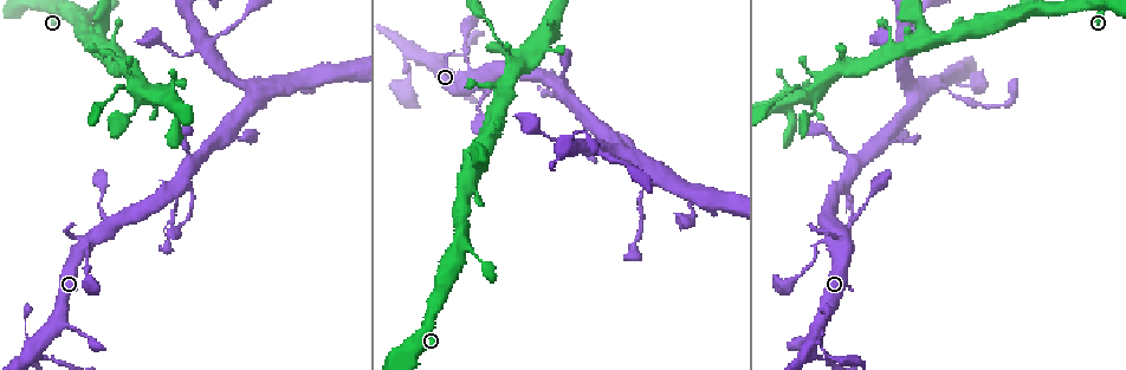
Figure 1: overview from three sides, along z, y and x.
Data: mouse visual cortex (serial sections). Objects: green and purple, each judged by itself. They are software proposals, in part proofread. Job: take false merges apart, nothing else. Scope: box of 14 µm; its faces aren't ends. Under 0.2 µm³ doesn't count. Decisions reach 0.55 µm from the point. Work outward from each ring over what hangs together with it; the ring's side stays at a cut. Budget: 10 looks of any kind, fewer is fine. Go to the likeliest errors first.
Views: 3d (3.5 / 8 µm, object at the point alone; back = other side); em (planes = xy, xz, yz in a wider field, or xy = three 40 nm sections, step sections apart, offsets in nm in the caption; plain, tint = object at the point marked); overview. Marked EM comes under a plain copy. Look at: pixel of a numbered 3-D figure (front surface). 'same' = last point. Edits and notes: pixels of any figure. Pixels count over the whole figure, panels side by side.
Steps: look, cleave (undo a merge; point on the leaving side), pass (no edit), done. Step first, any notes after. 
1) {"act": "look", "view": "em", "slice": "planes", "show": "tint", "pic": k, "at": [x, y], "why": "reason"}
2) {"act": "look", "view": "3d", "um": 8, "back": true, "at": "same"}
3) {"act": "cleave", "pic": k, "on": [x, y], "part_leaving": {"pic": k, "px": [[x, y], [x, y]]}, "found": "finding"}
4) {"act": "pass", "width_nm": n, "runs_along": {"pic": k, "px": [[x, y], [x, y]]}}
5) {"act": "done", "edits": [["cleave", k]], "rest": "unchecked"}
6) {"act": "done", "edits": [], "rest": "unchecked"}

{"act": "look", "view": "3d", "um": 3.5, "pic": 1, "at": [814, 100], "why": "looks like a crossing"}

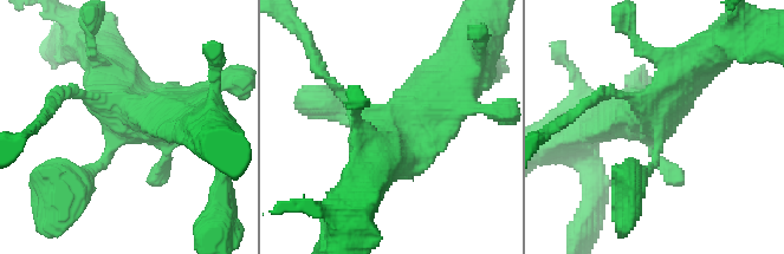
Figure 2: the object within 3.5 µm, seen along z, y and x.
{"act": "pass", "runs_along": {"pic": 2, "px": [[360, 190], [382, 136], [440, 93]]}, "found": "one cell here"}

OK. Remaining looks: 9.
{"act": "look", "view": "3d", "um": 8, "pic": 1, "at": [205, 47], "why": "looks like a crossing"}

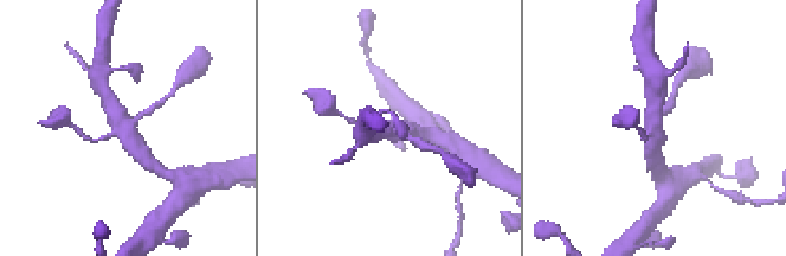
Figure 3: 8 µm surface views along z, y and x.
{"act": "look", "view": "3d", "um": 3.5, "pic": 3, "at": [394, 130]}

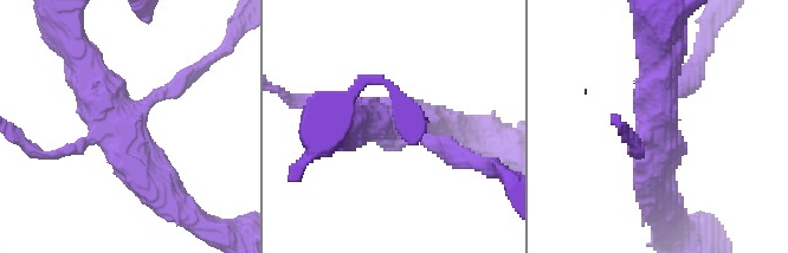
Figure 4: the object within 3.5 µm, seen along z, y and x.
{"act": "look", "view": "em", "slice": "planes", "show": "tint", "pic": 4, "at": [117, 129], "arms": 4, "arm_widths_nm": [150, 200, 450, 500], "why": "need the tissue"}

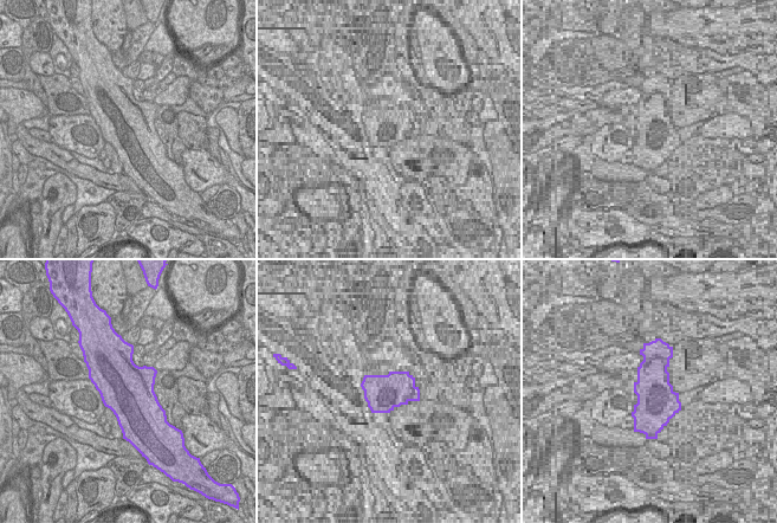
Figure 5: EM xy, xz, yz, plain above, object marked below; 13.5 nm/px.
{"act": "pass", "width_nm": 700, "runs_along": {"pic": 4, "px": [[170, 196], [127, 153], [86, 62]]}, "found": "continuous, no second cell"}

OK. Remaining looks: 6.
{"act": "look", "view": "3d", "um": 3.5, "back": true, "pic": 1, "at": [640, 198], "why": "thin neck"}

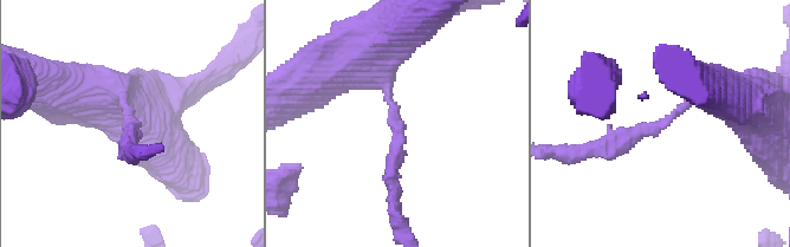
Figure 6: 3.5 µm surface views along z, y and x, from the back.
{"act": "look", "view": "em", "slice": "xy", "step": 5, "show": "tint", "pic": 6, "at": [392, 119], "arm_widths_nm": [200, 400], "why": "now the EM"}

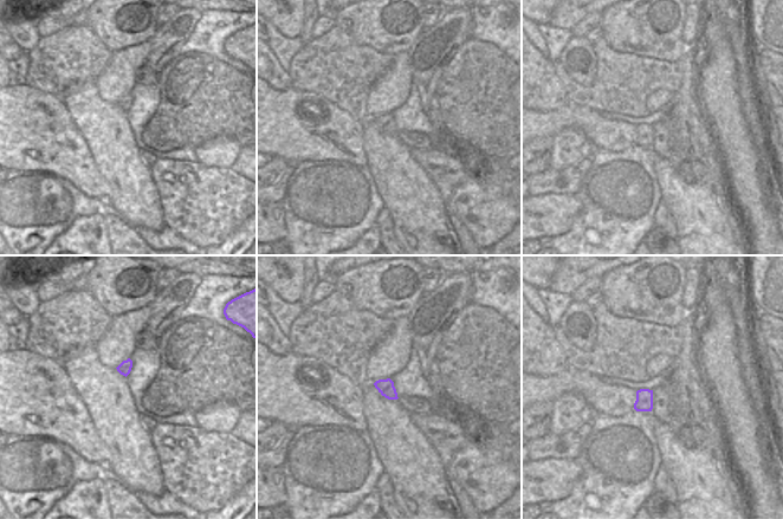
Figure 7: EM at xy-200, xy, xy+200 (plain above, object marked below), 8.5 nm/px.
{"act": "pass", "runs_along": {"pic": 6, "px": [[735, 97], [693, 93], [659, 127], [596, 148]]}, "found": "continuous, no second cell"}

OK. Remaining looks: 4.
{"act": "look", "view": "3d", "um": 3.5, "pic": 1, "at": [691, 198]}

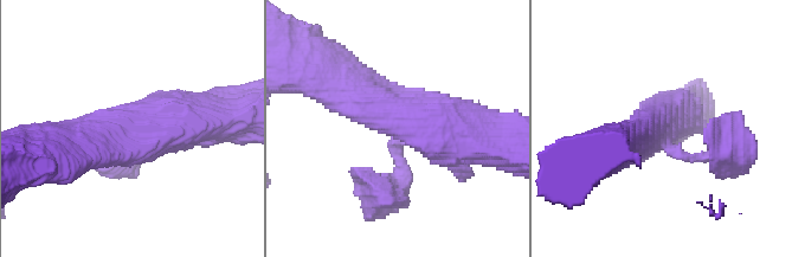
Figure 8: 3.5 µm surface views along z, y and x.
{"act": "pass", "arm_widths_nm": [150, 500, 600], "found": "all the same cell"}

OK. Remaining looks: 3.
{"act": "done", "edits": [], "rest": "unchecked"}

